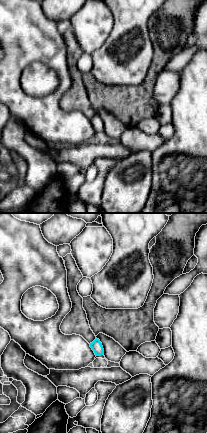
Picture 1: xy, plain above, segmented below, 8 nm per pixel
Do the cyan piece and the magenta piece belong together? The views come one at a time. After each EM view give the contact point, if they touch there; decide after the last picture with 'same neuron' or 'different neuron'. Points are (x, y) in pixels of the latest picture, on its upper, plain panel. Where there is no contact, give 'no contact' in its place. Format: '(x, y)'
no contact

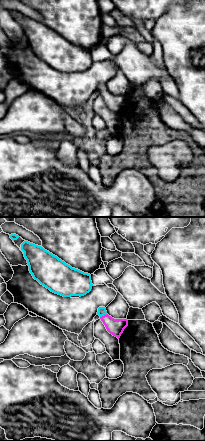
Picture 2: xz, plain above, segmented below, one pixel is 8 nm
(103, 91)

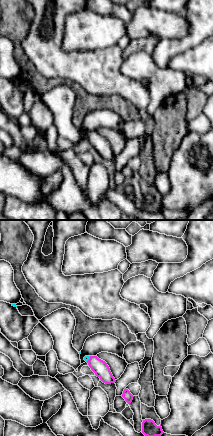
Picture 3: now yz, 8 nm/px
(88, 135)

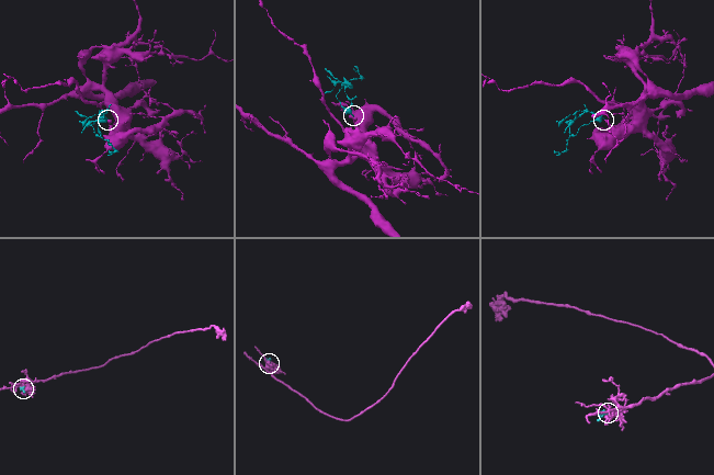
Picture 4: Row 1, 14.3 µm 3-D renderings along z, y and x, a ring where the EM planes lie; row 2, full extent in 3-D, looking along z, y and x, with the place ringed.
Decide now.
same neuron

